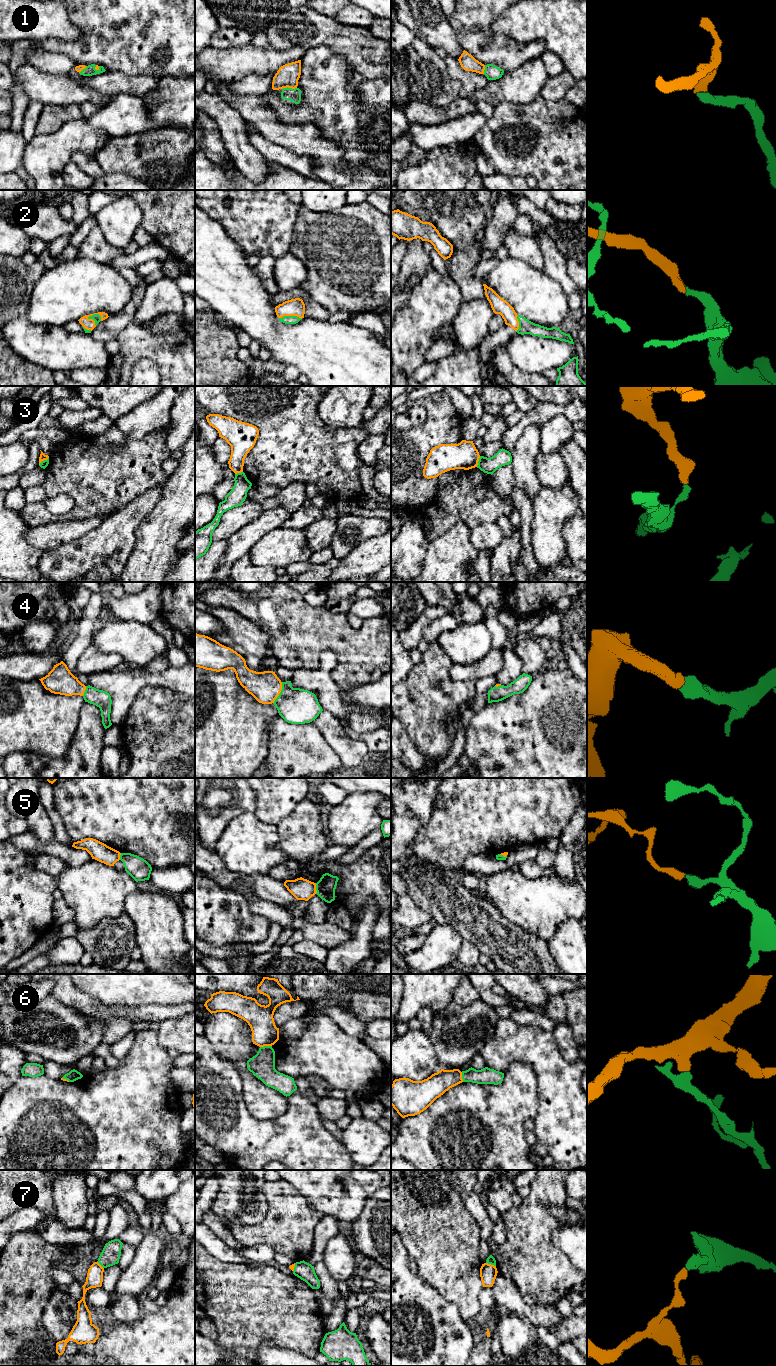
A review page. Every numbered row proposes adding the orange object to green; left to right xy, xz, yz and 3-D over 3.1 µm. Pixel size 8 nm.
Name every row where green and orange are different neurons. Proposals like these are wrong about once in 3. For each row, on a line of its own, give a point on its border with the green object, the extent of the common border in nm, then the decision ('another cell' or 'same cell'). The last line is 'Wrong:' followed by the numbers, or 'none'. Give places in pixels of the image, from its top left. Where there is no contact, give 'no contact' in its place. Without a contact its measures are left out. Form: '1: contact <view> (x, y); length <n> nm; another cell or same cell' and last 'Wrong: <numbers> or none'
1: contact xz (289, 88); length 120 nm; same cell
2: contact xy (88, 317); length 120 nm; same cell
3: contact xy (44, 460); length 100 nm; another cell
4: contact xz (280, 693); length 190 nm; same cell
5: contact xz (316, 888); length 90 nm; another cell
6: contact xz (265, 1046); length 100 nm; another cell
7: contact yz (491, 1264); length 90 nm; another cell
Wrong: 3, 5, 6, 7

